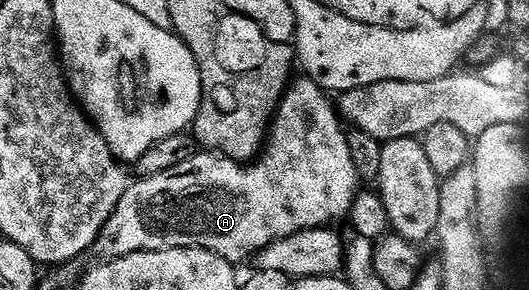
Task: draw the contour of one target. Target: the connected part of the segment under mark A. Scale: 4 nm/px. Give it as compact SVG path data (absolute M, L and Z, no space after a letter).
M296 78L291 81L290 87L280 101L280 107L276 109L276 115L270 125L270 131L266 137L266 143L255 162L241 166L237 161L221 156L212 150L200 150L196 155L190 157L186 163L187 170L173 170L160 176L137 179L129 183L124 196L118 202L118 206L112 212L112 217L106 222L106 226L100 231L100 237L94 245L94 252L100 255L101 261L121 260L124 256L129 256L135 252L161 252L162 250L174 250L175 248L197 248L198 250L210 250L210 254L218 254L226 262L234 266L240 266L243 260L251 261L266 246L270 246L279 240L285 240L288 236L296 236L300 232L311 232L313 228L323 228L332 226L335 220L340 220L349 215L352 204L358 195L358 189L362 181L357 176L354 161L350 154L350 146L346 135L345 125L338 117L334 104L330 101L329 93L319 88L312 80L307 78Z

